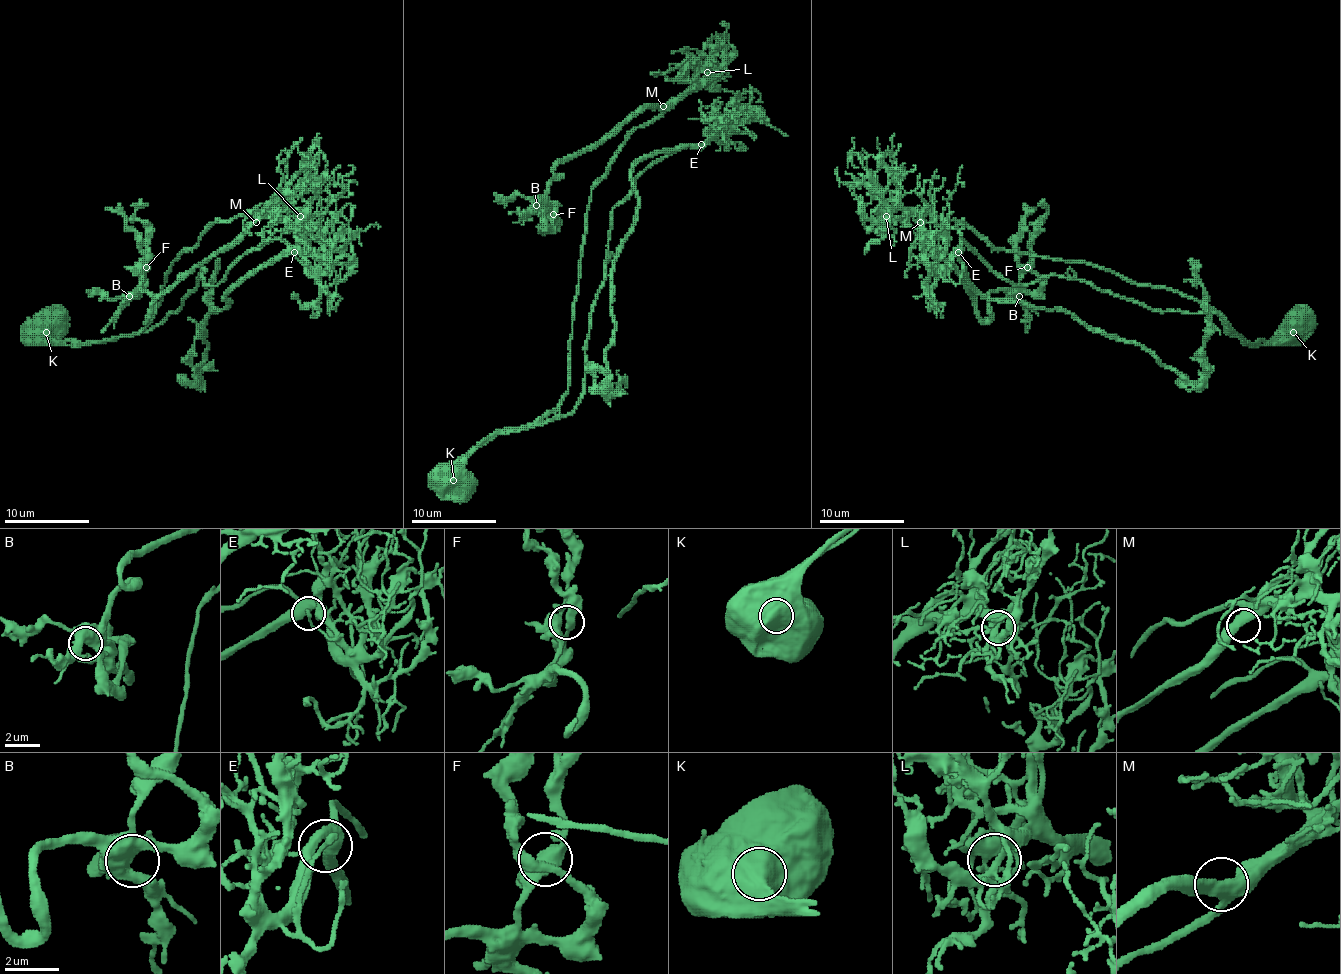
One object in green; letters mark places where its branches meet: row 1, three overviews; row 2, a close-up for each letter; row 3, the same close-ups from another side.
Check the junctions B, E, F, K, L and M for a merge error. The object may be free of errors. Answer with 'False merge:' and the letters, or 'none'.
False merge: K

